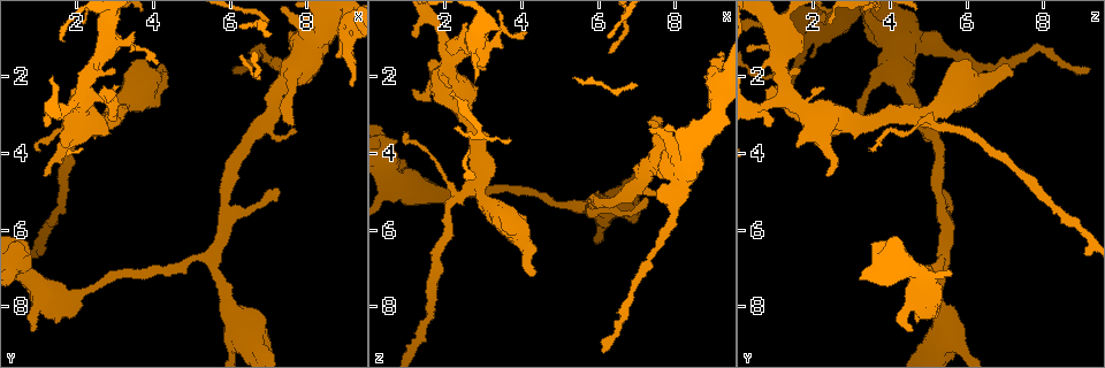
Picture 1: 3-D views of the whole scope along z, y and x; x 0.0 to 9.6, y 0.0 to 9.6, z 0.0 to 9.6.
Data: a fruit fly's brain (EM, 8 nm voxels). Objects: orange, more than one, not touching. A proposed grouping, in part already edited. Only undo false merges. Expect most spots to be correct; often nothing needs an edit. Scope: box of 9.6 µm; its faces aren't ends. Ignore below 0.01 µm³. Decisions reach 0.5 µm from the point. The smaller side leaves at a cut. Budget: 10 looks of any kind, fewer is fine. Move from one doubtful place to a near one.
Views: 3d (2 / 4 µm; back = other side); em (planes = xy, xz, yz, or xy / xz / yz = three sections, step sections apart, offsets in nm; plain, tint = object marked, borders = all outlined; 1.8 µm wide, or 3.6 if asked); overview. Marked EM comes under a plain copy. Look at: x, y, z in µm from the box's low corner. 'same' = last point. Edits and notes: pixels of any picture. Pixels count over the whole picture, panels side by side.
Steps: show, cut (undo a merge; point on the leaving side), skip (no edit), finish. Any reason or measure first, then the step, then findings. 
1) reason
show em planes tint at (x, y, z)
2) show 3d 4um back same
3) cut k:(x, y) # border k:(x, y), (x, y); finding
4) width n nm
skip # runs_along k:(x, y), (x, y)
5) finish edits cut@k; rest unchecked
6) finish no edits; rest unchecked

calibre changes
show em 3.6um xy step 8 tint at (8.00, 1.60, 4.20)

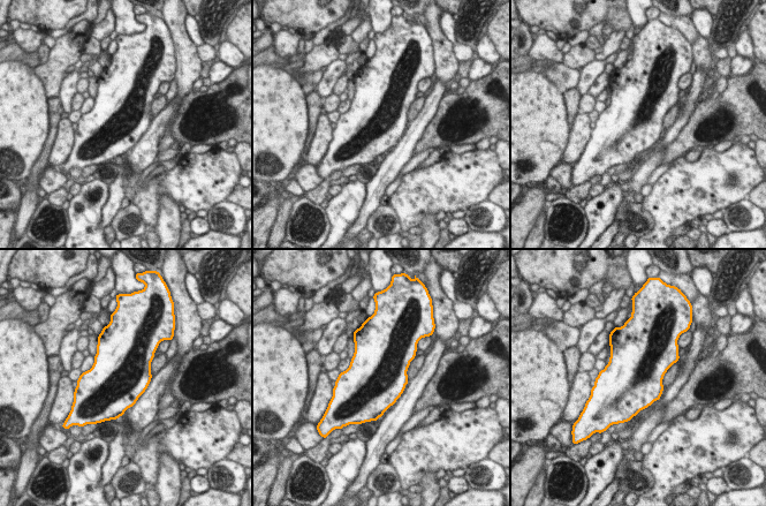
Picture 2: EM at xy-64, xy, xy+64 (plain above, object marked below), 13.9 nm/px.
width 800 nm
skip # all the same neuron

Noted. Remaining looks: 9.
calibre changes
show em 3.6um yz step 4 tint at (9.10, 0.85, 2.30)

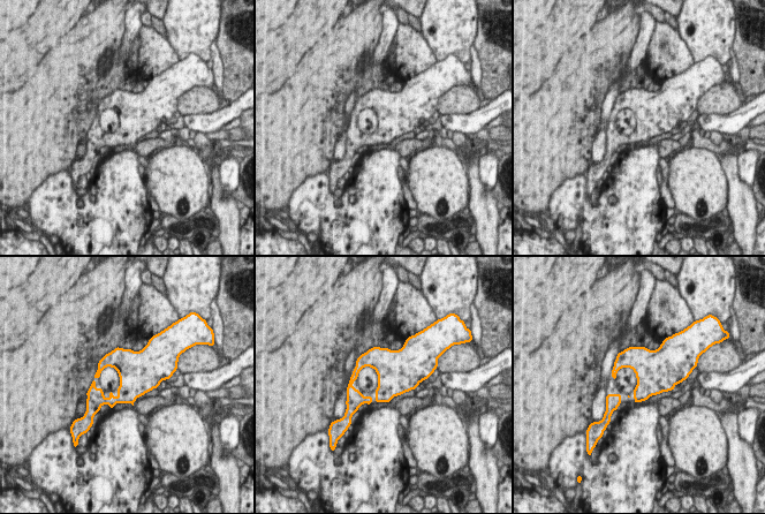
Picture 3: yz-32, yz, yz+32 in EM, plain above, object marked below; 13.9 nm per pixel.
skip # continuous, no second neuron

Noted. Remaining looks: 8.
show em 3.6um planes tint at (2.20, 2.60, 1.45)

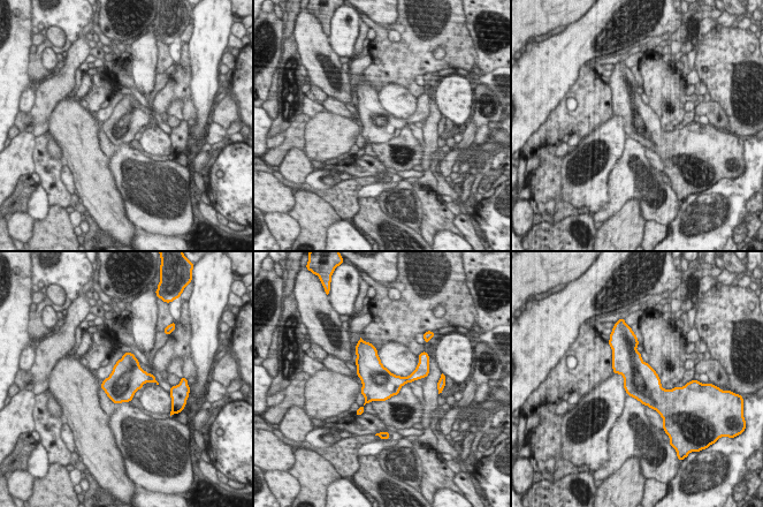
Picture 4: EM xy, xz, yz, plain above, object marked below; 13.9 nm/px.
skip # continuous, no second neuron

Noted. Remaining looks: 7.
two arms in line, one across
show em planes tint at (5.90, 5.50, 5.35)

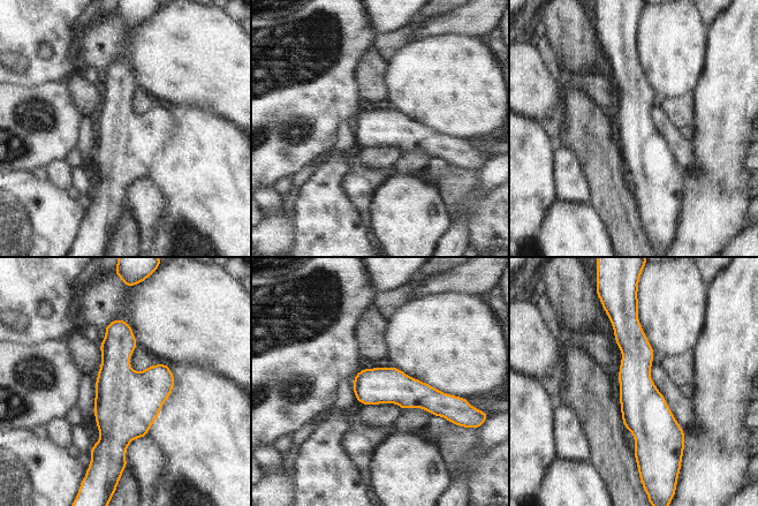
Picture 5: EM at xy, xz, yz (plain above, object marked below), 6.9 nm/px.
width 260 nm
skip # runs_along 5:(633, 317), (644, 455); one neuron here

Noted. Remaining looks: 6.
finish no edits; rest unchecked

